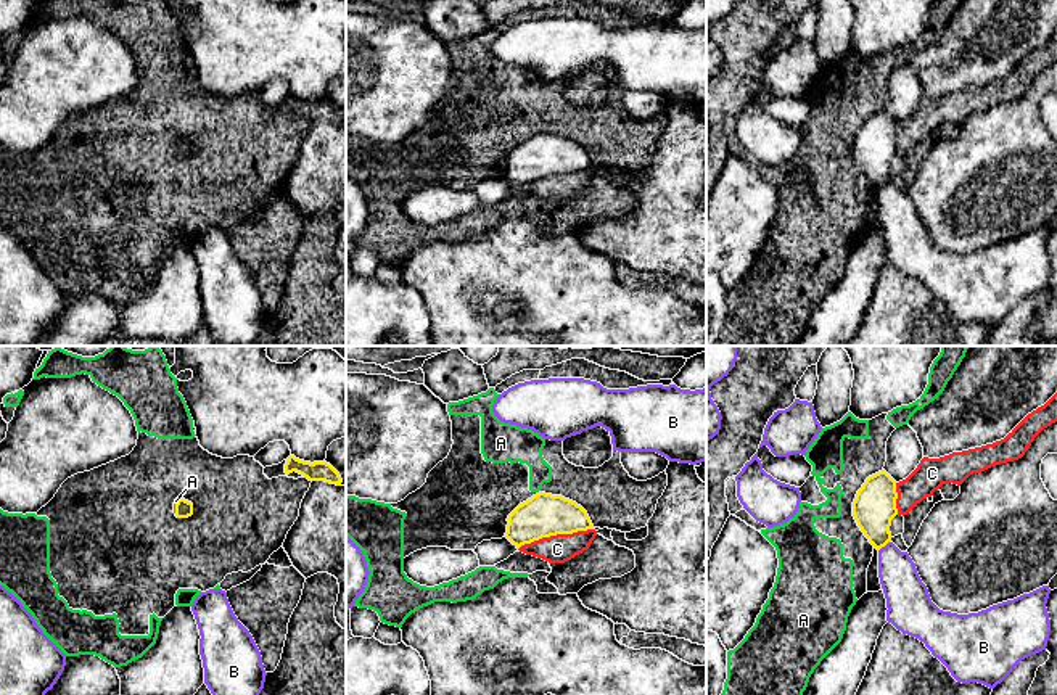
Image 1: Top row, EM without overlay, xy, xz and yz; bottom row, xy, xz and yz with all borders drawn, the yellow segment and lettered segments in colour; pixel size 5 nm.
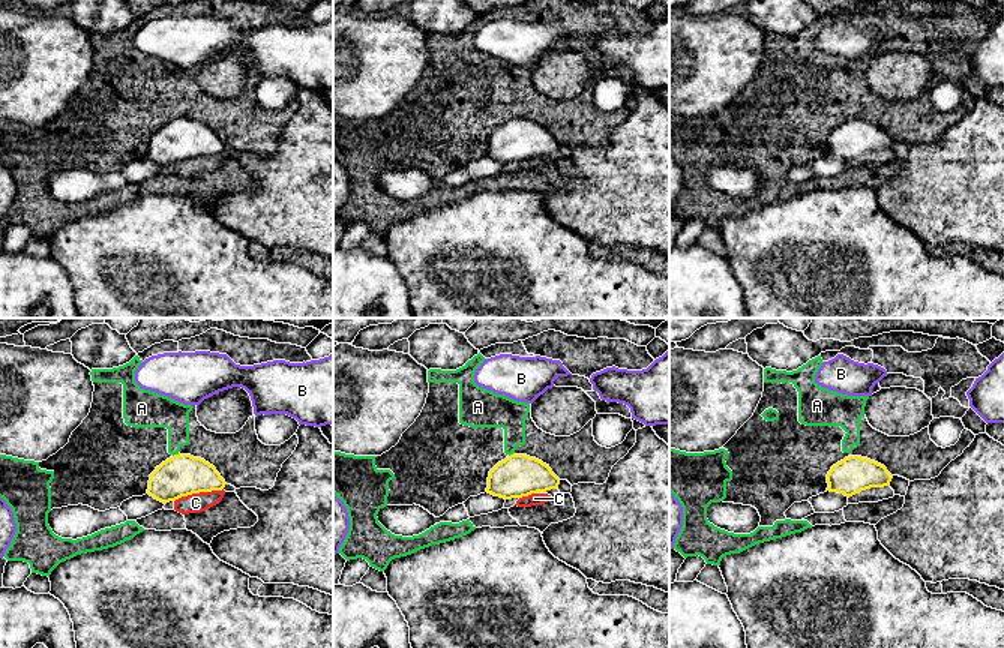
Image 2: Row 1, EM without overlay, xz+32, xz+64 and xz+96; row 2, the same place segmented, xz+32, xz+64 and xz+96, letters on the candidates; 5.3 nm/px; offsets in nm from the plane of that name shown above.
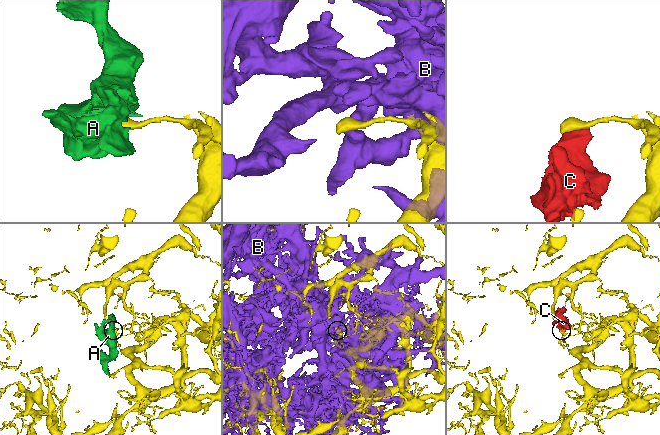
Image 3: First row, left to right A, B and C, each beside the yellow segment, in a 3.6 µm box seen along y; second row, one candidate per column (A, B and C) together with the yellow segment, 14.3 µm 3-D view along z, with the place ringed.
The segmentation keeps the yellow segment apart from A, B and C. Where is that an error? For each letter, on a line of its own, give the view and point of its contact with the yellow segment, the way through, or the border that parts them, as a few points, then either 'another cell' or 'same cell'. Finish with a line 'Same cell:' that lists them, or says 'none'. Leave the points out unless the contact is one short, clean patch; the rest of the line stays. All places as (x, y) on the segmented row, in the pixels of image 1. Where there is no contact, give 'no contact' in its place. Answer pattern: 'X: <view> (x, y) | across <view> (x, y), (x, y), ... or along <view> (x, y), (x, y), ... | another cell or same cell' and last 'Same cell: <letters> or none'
A: xy (176, 507) | along xy (177, 501), (174, 512) | another cell
B: yz (884, 546) | another cell
C: xz (555, 534) | along xz (594, 528), (542, 536), (525, 542), (518, 549) | another cell
Same cell: none

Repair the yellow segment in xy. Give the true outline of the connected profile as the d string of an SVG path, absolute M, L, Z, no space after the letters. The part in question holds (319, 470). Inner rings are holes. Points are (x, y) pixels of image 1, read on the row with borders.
M290 455L285 463L285 473L290 475L293 471L302 475L309 481L325 481L336 486L343 483L339 473L327 462L311 463Z

